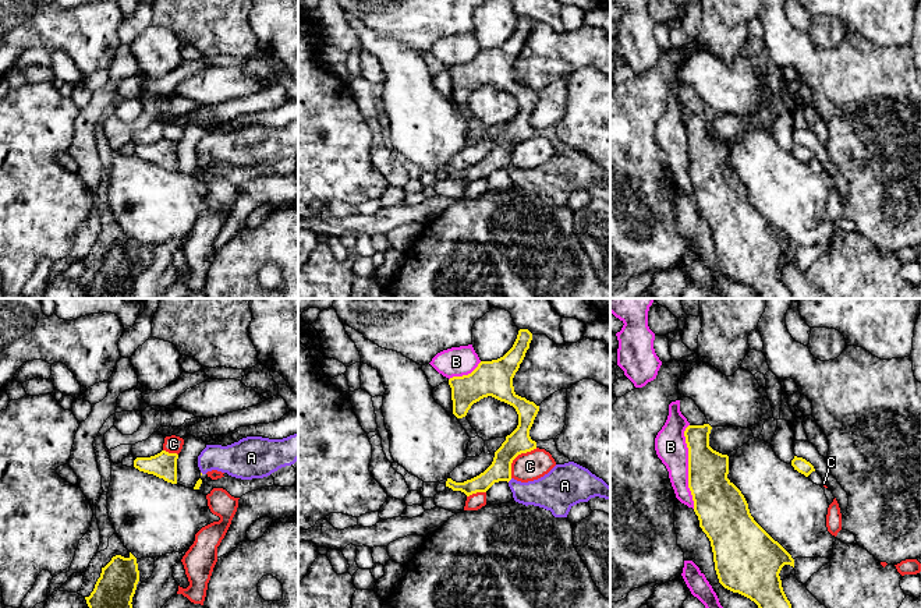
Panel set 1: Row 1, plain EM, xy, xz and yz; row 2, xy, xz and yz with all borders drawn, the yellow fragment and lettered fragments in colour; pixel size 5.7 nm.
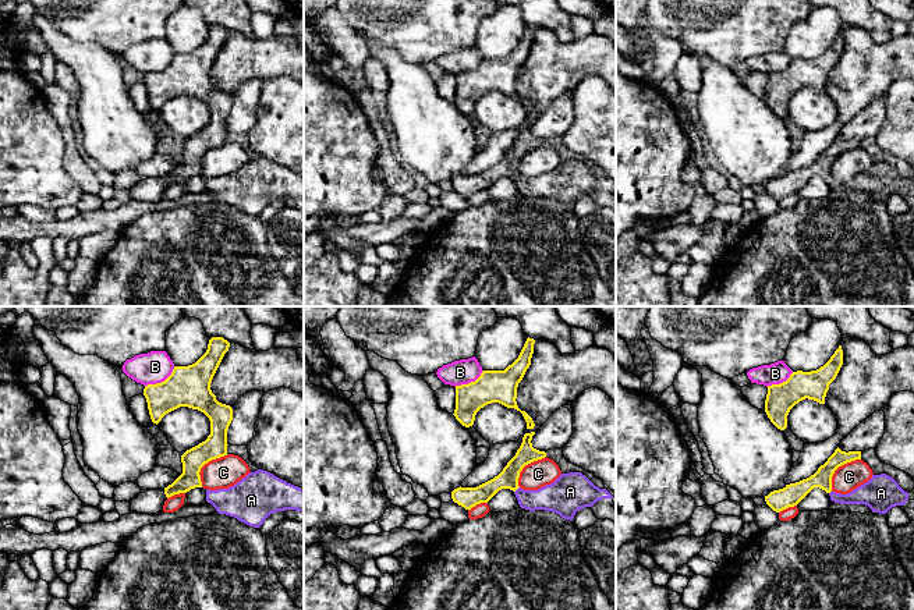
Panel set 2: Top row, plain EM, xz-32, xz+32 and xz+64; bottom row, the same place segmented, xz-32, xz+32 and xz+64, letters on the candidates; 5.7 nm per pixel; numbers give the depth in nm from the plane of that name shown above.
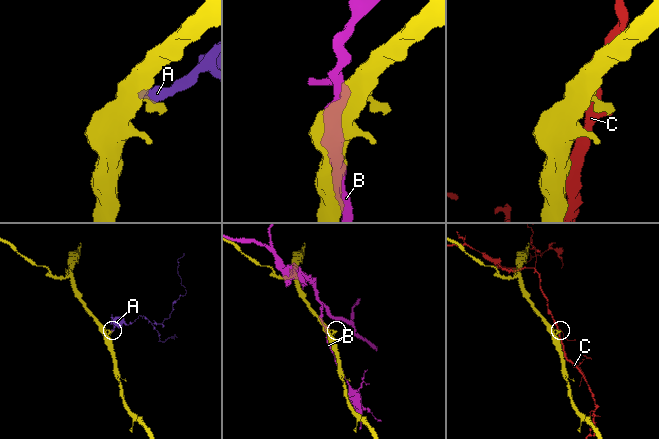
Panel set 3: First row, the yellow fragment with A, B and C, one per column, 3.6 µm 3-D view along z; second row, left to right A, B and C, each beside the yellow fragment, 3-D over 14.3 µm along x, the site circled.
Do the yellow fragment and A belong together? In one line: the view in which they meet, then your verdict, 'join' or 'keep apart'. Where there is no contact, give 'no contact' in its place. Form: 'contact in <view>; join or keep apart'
contact in xz; join

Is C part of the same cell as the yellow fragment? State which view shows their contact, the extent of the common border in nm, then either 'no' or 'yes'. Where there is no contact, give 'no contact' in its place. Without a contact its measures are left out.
meets yellow in xz; contact 240 nm long; no

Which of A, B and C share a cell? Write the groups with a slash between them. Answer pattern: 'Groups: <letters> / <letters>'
Groups: A / B / C

